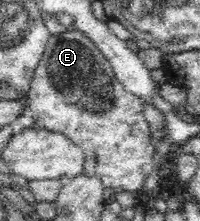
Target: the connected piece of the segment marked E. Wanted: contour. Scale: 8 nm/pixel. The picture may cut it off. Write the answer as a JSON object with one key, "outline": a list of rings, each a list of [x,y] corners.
{"outline":[[[73,30],[60,35],[50,35],[45,53],[36,67],[26,98],[26,112],[35,119],[35,126],[64,134],[85,155],[83,174],[99,177],[104,188],[112,188],[116,194],[126,191],[140,195],[146,178],[153,171],[152,134],[144,116],[143,101],[128,94],[116,78],[110,61],[84,33]]]}

